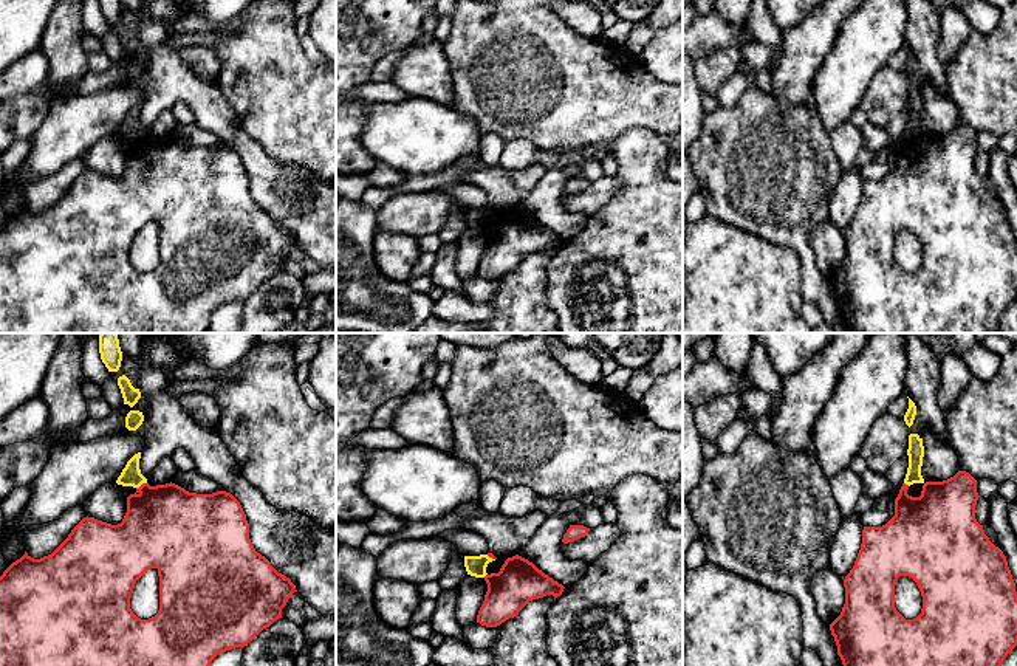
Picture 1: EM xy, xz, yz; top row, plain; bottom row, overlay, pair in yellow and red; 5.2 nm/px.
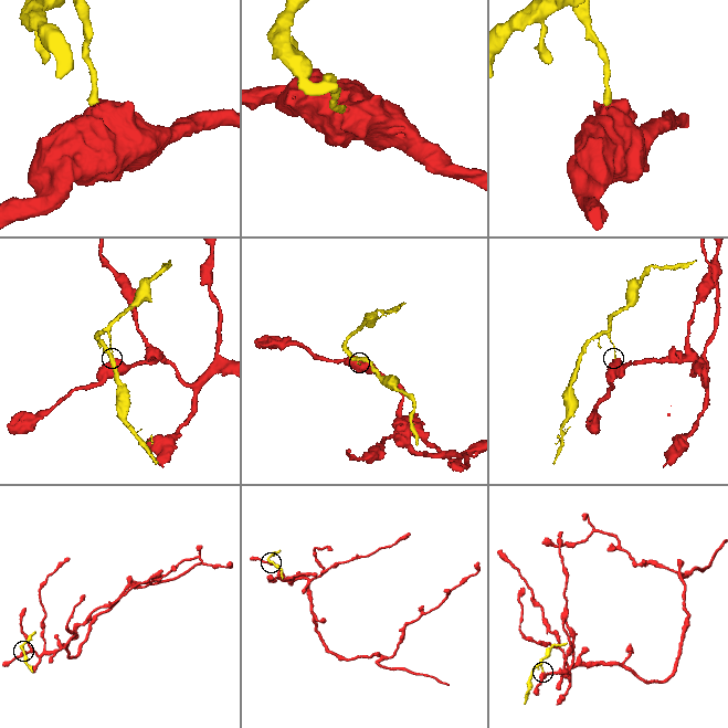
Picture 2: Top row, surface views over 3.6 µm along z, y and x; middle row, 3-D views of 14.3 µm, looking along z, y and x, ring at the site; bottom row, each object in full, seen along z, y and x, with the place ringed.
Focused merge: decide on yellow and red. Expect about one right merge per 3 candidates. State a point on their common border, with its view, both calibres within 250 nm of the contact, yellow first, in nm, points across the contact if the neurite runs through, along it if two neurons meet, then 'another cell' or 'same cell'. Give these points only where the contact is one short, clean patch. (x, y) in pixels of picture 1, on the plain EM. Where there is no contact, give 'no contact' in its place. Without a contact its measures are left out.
contact xy (141, 137); calibres 110 and 420 nm; border xy (146, 135), (136, 141); another cell

